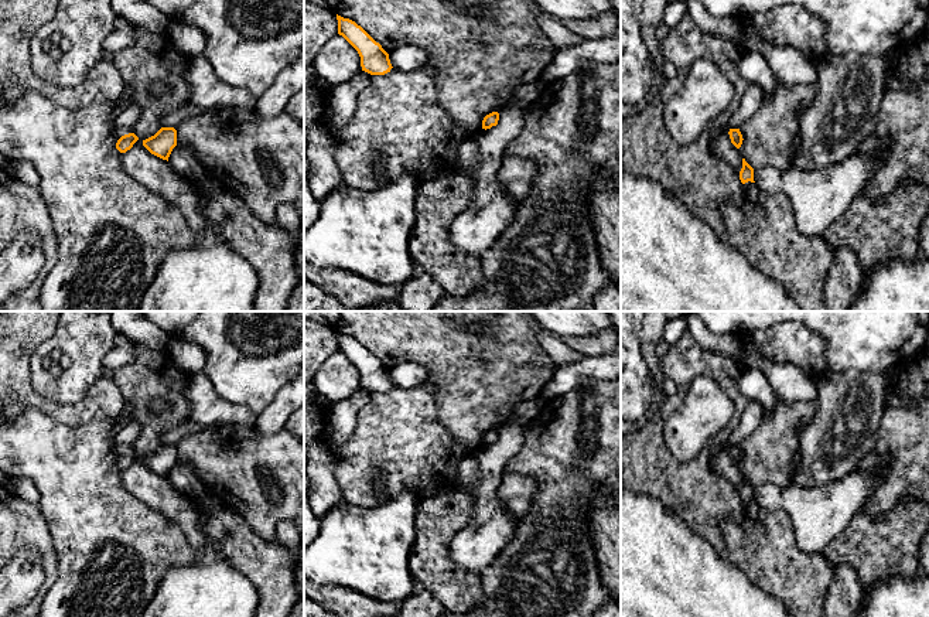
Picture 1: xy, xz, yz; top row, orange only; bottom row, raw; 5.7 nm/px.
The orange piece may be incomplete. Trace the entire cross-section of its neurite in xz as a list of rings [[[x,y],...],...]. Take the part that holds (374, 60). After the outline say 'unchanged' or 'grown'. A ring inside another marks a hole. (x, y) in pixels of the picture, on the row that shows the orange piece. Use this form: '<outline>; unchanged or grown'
[[[337,14],[338,34],[359,54],[362,71],[370,75],[385,75],[393,68],[389,54],[361,25]]]; unchanged

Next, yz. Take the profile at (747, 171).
[[[742,158],[742,168],[740,171],[740,180],[742,183],[744,197],[748,198],[751,202],[758,202],[759,190],[754,181],[754,168]]]; grown

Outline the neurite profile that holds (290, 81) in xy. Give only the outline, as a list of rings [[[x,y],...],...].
[[[304,47],[298,58],[284,68],[273,85],[256,99],[253,112],[260,117],[273,117],[280,115],[287,102],[304,88]]]

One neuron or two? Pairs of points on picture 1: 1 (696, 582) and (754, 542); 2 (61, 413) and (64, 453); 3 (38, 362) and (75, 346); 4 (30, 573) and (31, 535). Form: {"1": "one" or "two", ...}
{"1": "two", "2": "two", "3": "one", "4": "two"}

